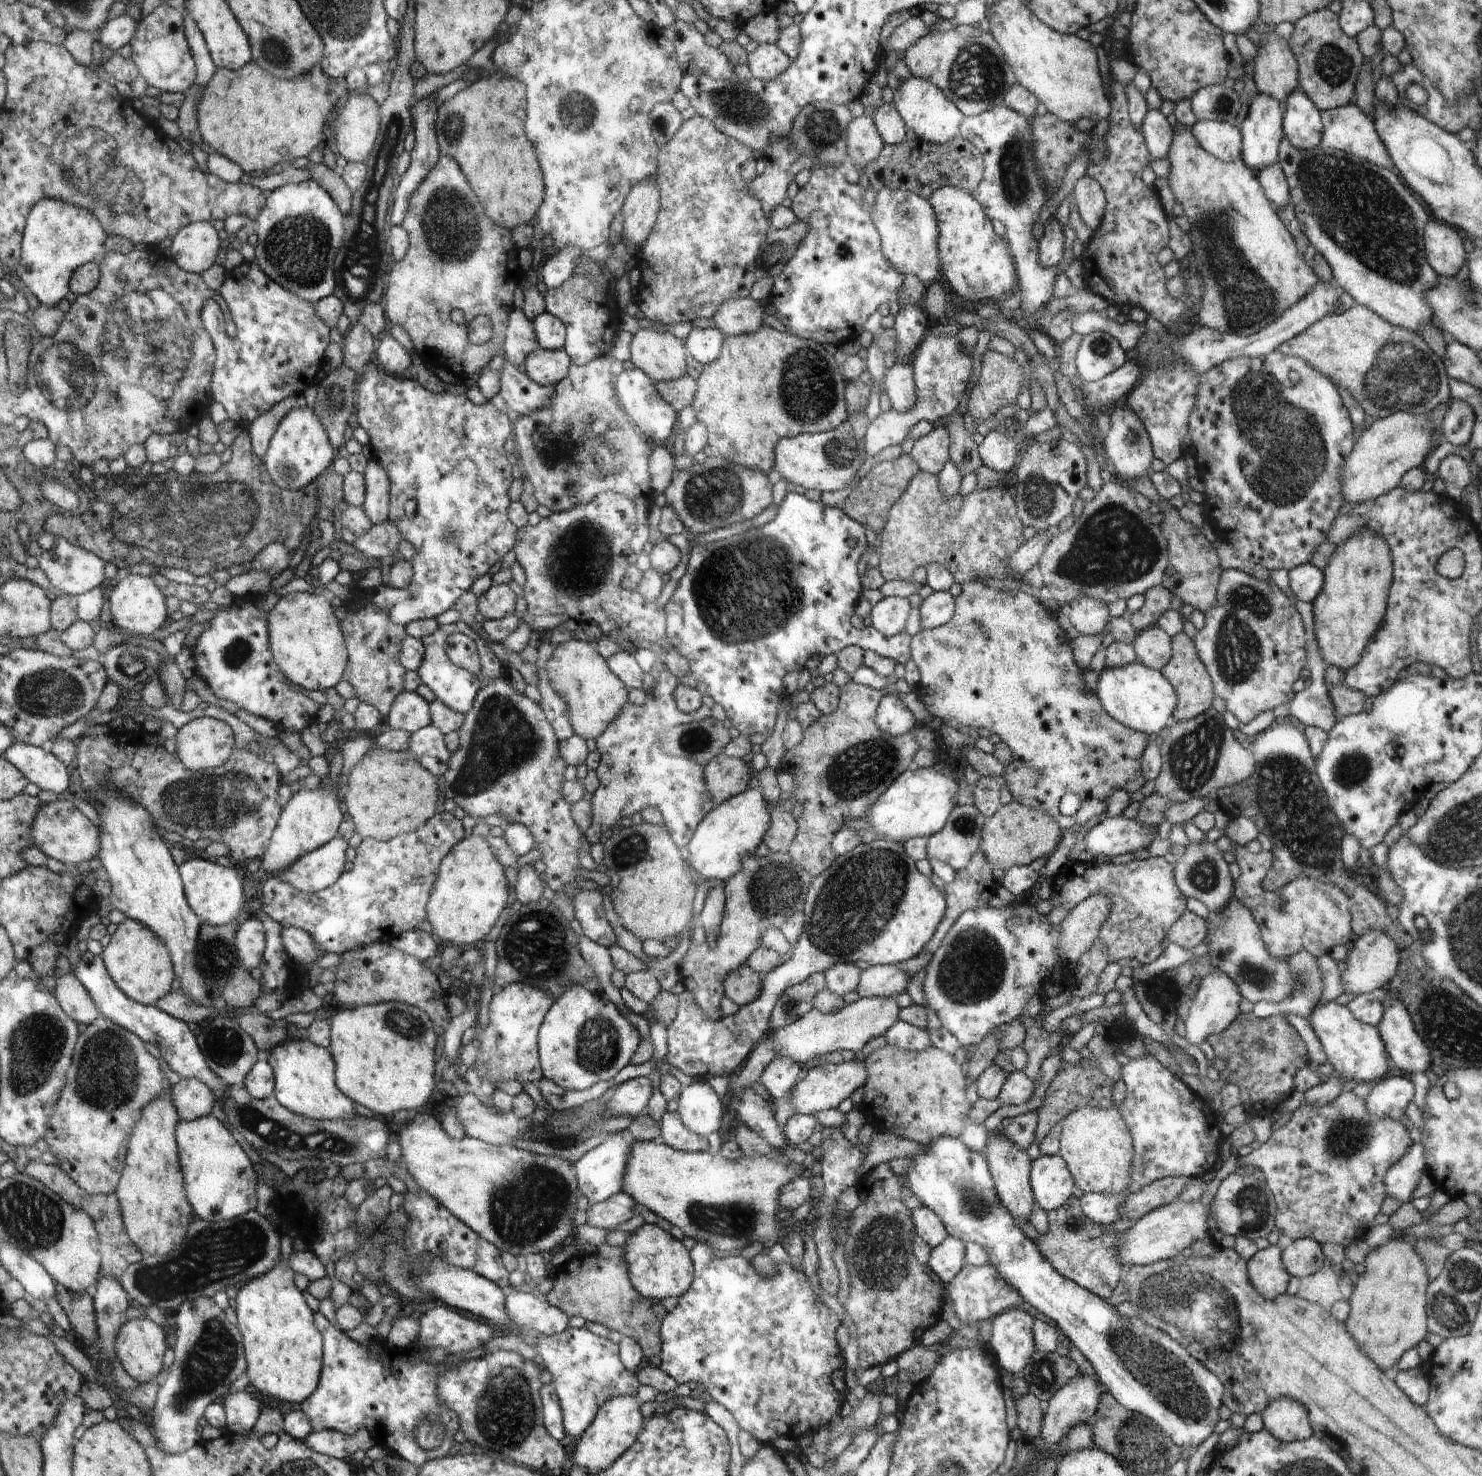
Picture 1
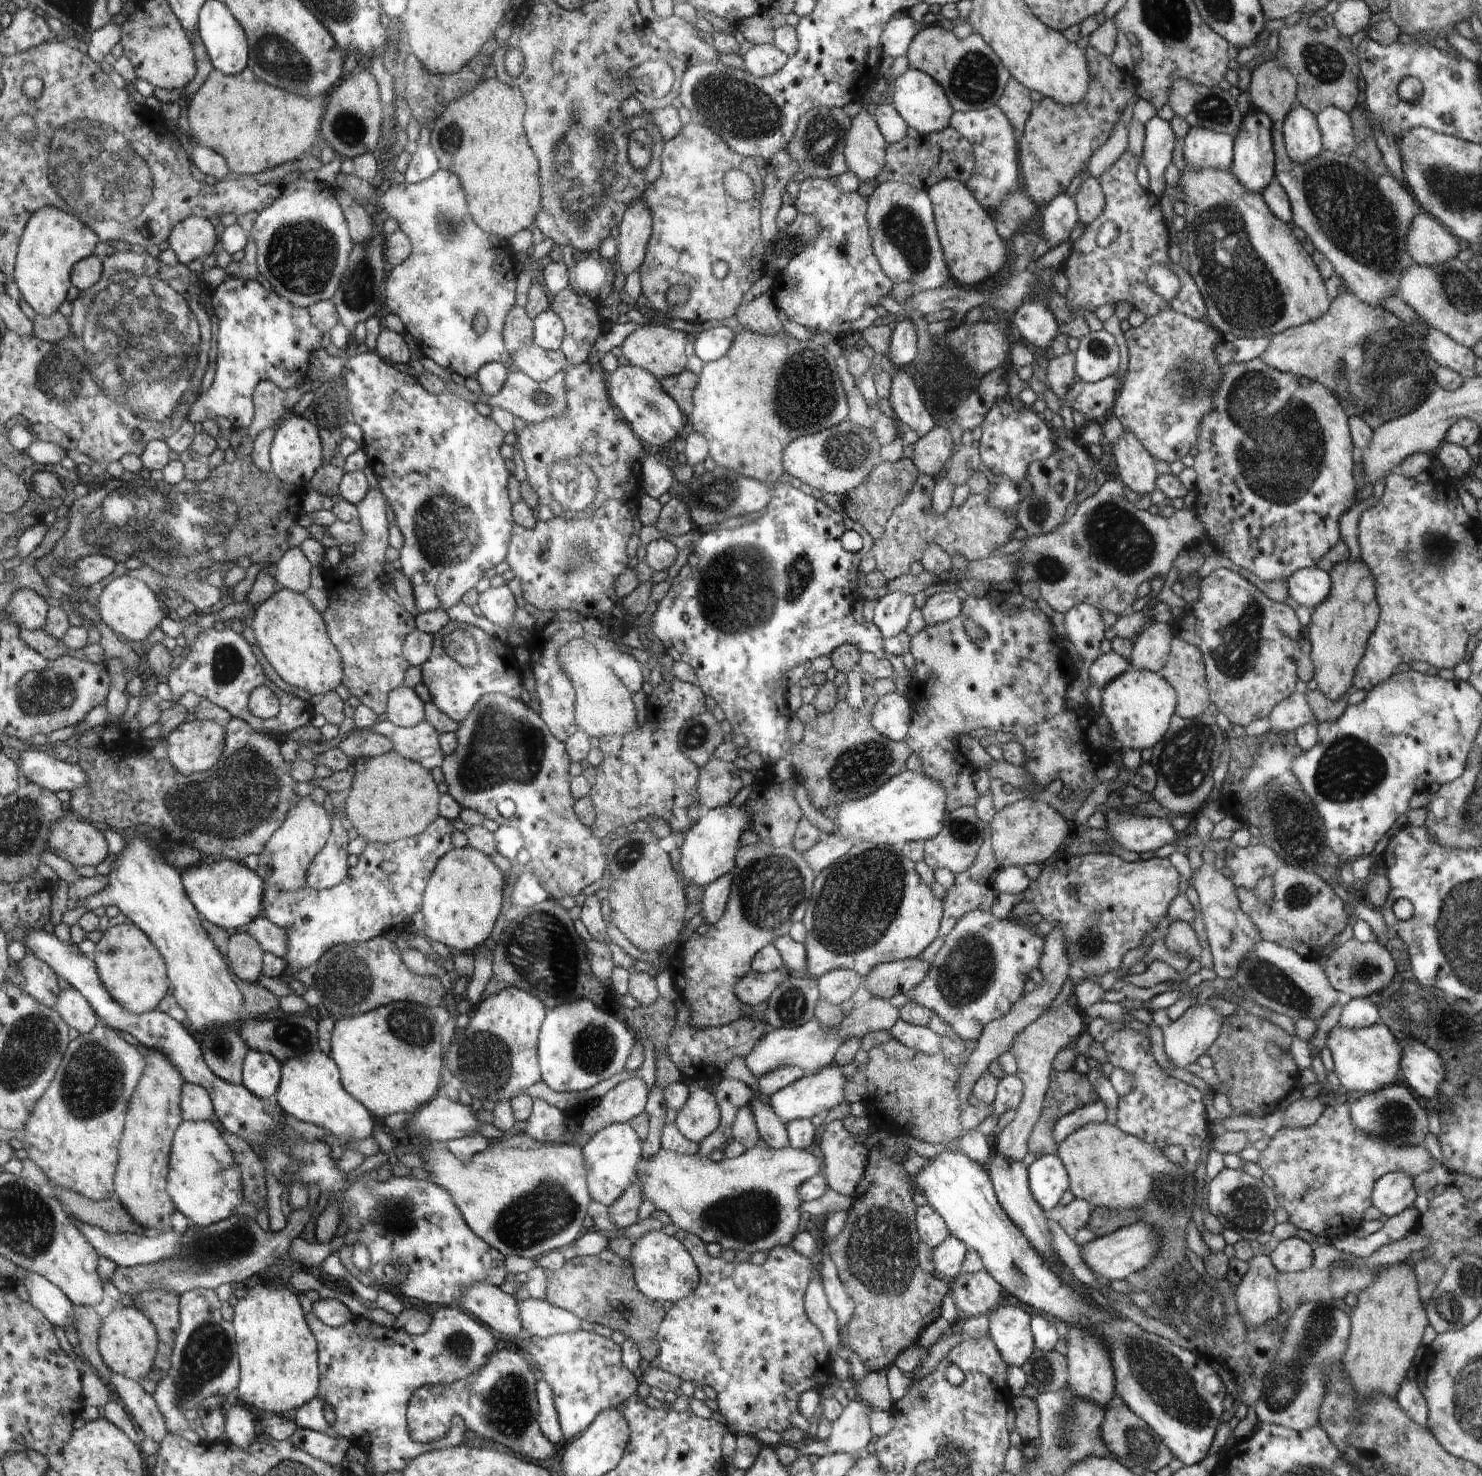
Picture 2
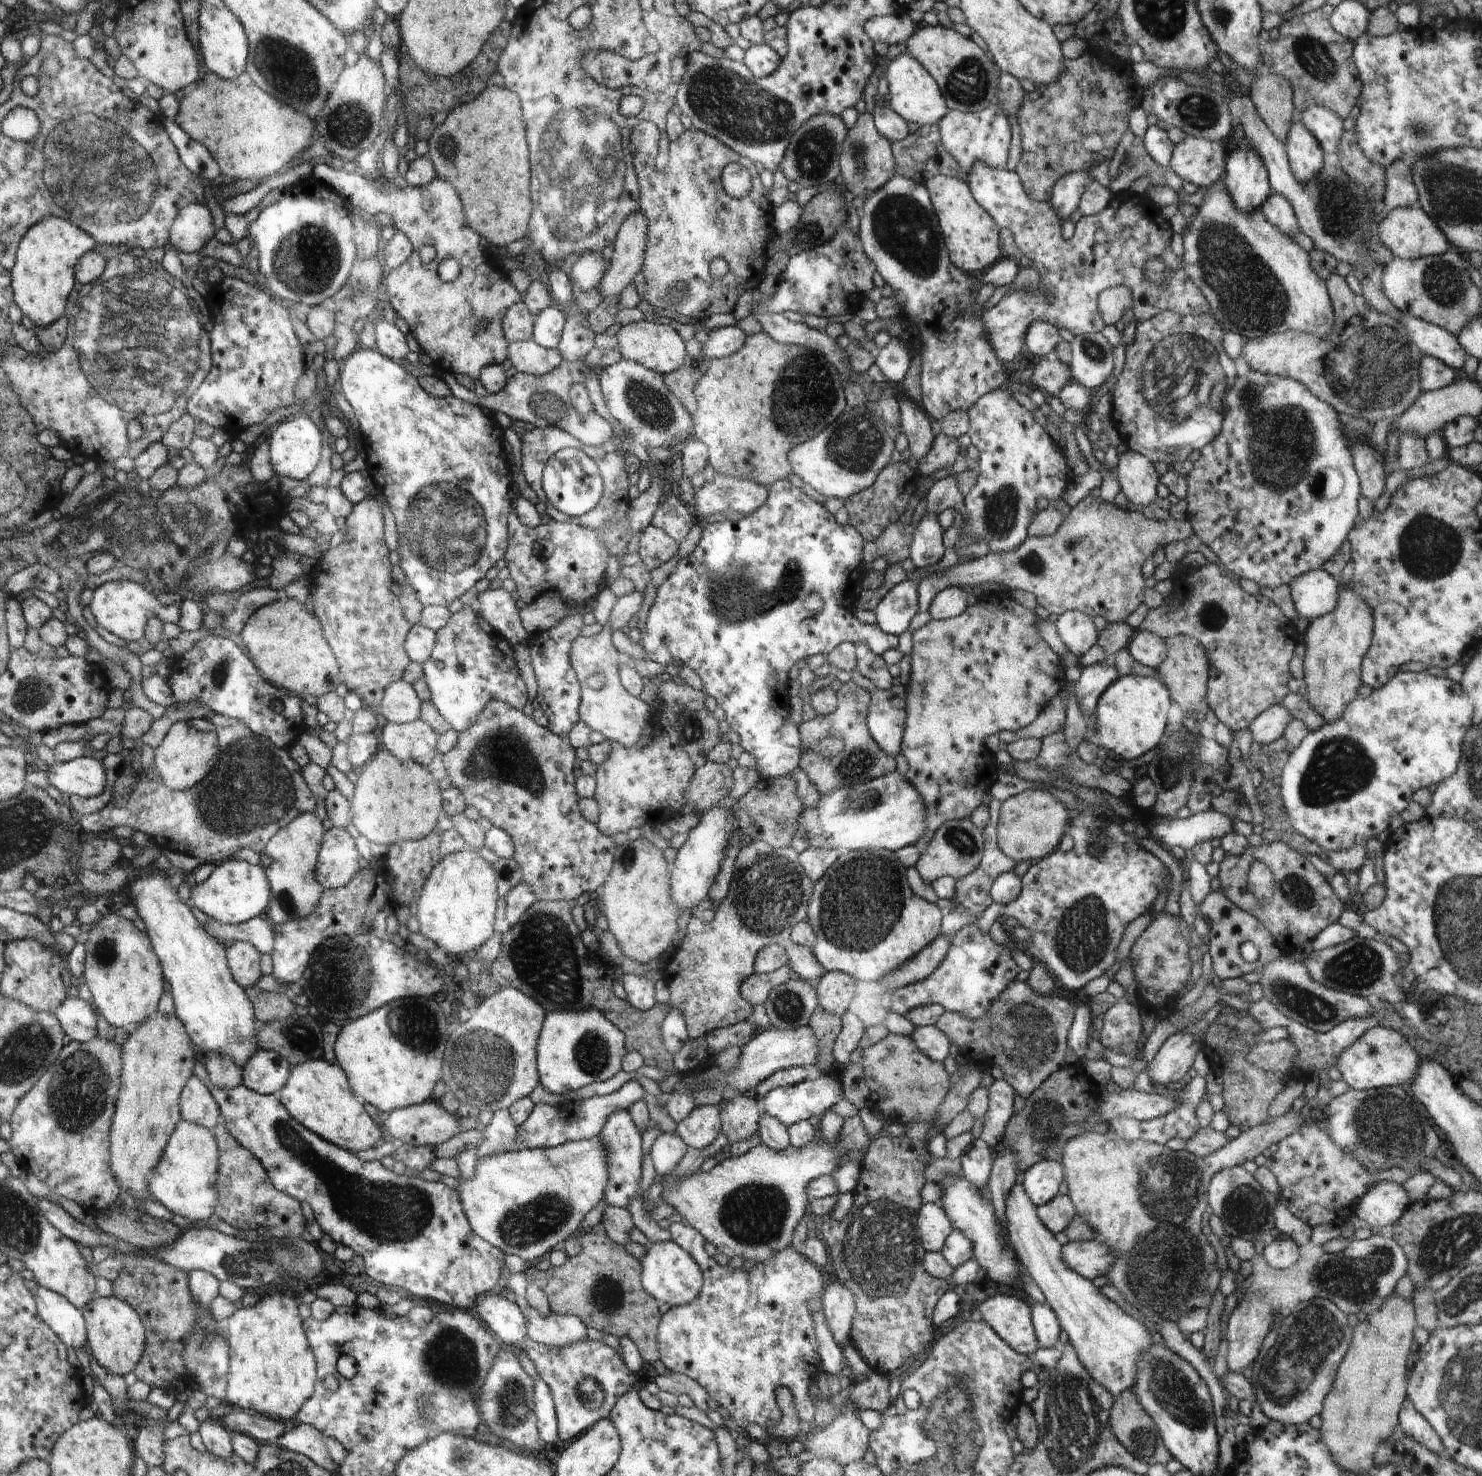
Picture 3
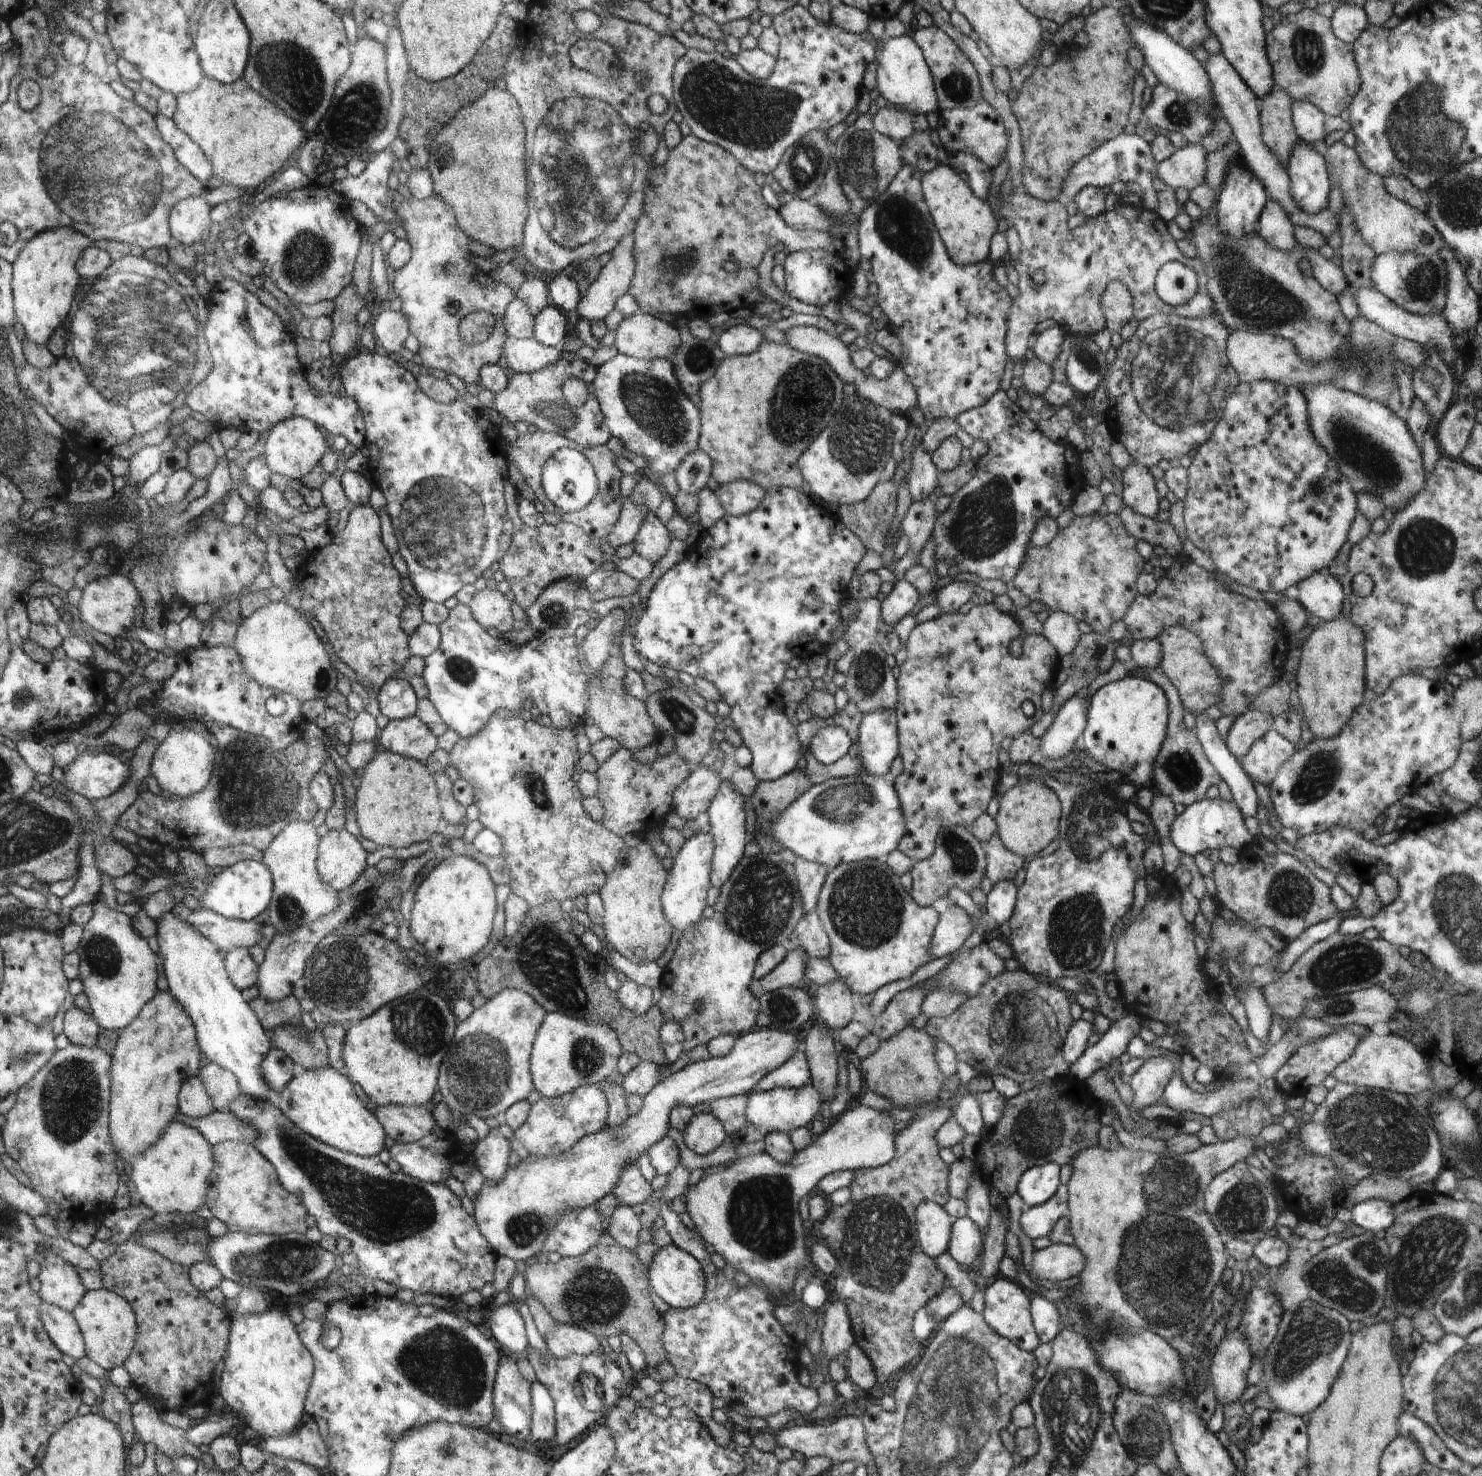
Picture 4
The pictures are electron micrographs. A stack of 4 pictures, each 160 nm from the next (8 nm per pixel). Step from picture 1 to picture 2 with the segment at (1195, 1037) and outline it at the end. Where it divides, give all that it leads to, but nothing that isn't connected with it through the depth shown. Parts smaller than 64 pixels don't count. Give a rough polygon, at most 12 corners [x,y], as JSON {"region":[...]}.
{"region":[[1210,997],[1176,1021],[1151,1012],[1175,1068],[1188,1068],[1218,1038],[1223,1016]]}

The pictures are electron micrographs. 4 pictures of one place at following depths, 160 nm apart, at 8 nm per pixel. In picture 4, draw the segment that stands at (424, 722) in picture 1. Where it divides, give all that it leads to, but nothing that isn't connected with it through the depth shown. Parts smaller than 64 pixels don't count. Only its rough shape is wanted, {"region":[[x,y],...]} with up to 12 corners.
{"region":[[405,676],[377,694],[389,720],[416,715],[419,699]]}

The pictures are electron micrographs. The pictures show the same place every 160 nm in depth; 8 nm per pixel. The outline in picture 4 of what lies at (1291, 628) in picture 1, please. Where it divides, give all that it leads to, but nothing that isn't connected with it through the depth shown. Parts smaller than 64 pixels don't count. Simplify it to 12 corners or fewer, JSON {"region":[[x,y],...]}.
{"region":[[1172,562],[1122,621],[1200,638],[1222,715],[1249,712],[1291,649],[1275,605]]}

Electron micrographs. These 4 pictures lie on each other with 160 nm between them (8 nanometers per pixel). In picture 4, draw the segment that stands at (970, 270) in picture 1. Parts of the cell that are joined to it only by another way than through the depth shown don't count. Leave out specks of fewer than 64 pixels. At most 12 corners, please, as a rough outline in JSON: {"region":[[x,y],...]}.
{"region":[[952,167],[923,172],[928,210],[959,266],[986,260],[996,218]]}

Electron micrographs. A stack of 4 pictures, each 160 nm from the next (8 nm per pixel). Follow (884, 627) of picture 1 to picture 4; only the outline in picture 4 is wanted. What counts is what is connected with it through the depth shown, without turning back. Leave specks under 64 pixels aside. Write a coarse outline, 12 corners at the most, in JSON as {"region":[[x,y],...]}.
{"region":[[896,582],[881,602],[881,625],[890,629],[910,616],[921,597]]}

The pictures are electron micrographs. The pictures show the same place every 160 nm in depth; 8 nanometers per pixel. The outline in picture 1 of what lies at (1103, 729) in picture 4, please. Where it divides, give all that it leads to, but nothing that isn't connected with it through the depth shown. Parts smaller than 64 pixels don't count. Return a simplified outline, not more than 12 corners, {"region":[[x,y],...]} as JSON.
{"region":[[1138,661],[1104,668],[1110,717],[1147,736],[1172,722],[1169,679]]}

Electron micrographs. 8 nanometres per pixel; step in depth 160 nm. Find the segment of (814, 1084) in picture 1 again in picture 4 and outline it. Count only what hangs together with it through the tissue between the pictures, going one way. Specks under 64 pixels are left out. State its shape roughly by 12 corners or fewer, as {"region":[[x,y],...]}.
{"region":[[813,1085],[748,1095],[763,1134],[810,1127],[824,1098]]}

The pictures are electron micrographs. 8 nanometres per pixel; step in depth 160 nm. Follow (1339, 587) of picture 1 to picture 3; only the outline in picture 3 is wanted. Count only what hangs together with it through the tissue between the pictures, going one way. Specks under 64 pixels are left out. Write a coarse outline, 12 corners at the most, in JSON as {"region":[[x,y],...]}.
{"region":[[1340,586],[1304,643],[1306,698],[1325,722],[1358,695],[1370,605]]}

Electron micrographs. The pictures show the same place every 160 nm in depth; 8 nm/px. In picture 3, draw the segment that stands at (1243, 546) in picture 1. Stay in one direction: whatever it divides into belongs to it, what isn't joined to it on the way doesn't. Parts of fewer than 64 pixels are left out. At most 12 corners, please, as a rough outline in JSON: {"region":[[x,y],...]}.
{"region":[[1250,369],[1187,474],[1234,578],[1289,585],[1358,516],[1343,418]]}

